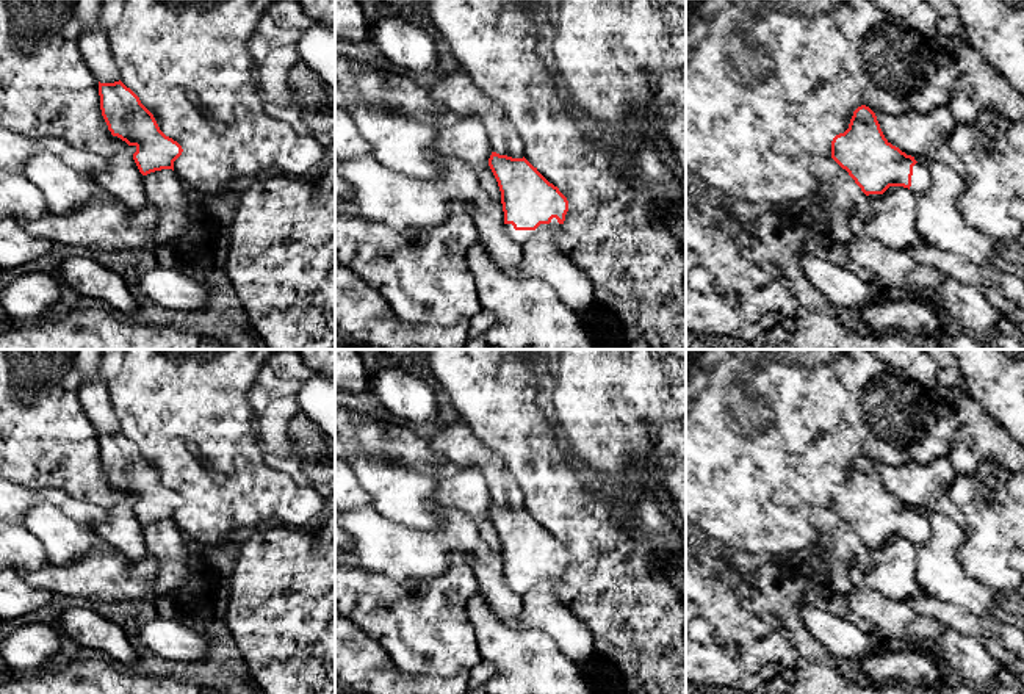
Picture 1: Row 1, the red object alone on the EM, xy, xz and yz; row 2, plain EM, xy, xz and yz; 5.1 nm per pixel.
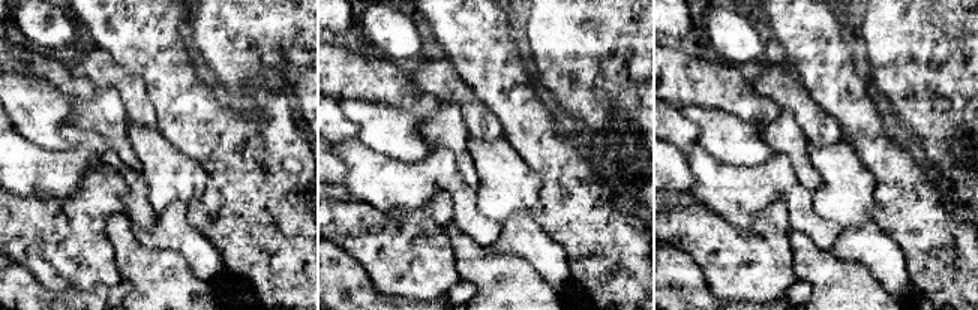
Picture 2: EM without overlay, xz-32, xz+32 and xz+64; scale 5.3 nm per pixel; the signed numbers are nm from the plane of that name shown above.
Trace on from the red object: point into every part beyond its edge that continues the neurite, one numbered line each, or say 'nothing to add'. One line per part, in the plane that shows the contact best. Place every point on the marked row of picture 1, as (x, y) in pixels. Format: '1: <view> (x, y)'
1: xz (520, 237)

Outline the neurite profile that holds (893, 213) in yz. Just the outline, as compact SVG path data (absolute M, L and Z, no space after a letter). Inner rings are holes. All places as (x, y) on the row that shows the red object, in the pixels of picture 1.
M889 186L869 201L871 218L861 222L863 232L885 246L907 251L927 244L916 232L916 194L903 186Z

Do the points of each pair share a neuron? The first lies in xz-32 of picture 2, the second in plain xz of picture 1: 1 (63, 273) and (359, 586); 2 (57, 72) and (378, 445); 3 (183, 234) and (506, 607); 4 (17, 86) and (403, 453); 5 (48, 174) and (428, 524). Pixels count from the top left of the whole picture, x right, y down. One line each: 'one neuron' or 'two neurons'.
1: one neuron
2: one neuron
3: two neurons
4: two neurons
5: two neurons

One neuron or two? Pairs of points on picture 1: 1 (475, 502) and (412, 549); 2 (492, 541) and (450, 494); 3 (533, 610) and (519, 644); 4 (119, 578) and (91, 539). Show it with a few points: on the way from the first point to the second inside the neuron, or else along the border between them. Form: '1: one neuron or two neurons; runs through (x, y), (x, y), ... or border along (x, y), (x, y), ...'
1: two neurons; border along (432, 500), (464, 511), (476, 524), (484, 541)
2: one neuron; runs through (483, 527), (479, 516), (464, 500)
3: two neurons; border along (503, 621), (515, 628), (542, 630), (558, 646)
4: two neurons; border along (110, 547), (102, 552), (88, 552), (64, 564)

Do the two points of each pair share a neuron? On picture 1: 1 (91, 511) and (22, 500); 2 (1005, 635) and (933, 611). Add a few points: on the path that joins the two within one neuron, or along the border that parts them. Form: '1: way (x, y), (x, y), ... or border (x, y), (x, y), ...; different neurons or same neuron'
1: way (74, 508), (58, 497), (39, 497); same neuron
2: way (988, 627), (969, 625), (951, 614); same neuron

